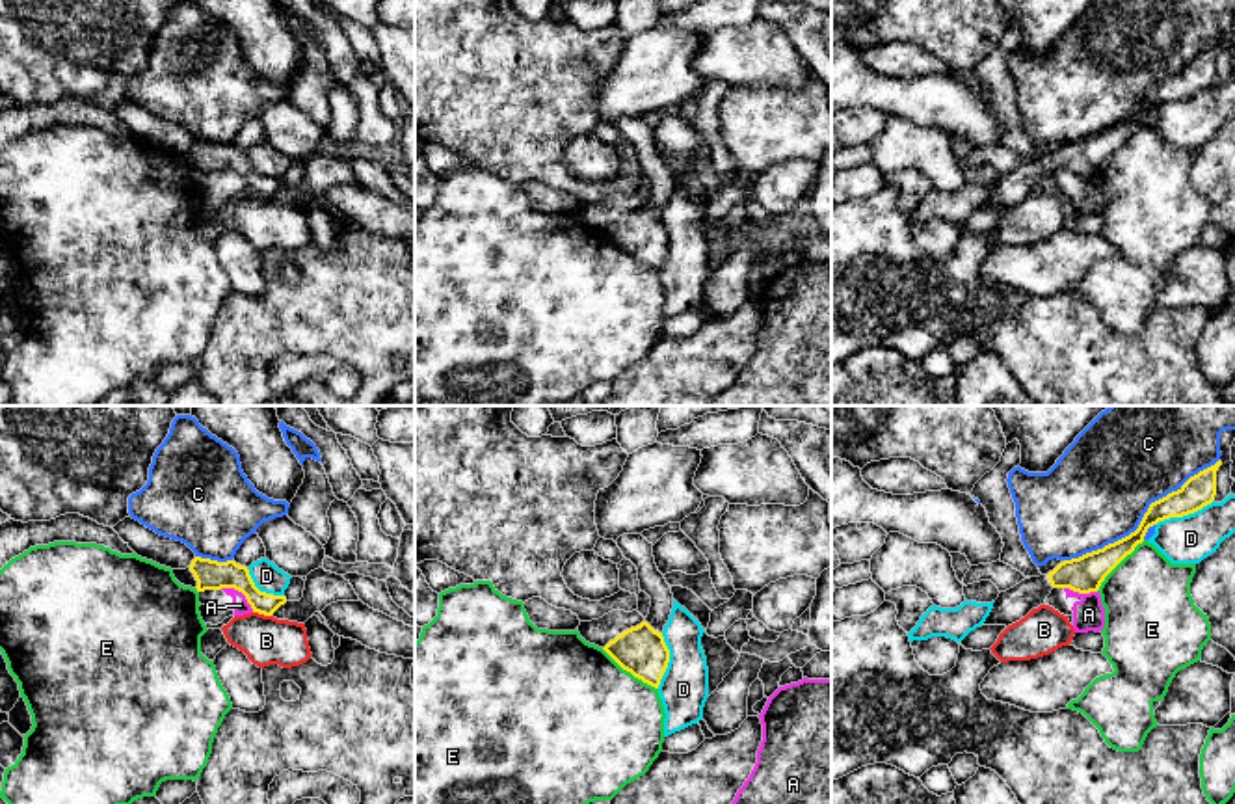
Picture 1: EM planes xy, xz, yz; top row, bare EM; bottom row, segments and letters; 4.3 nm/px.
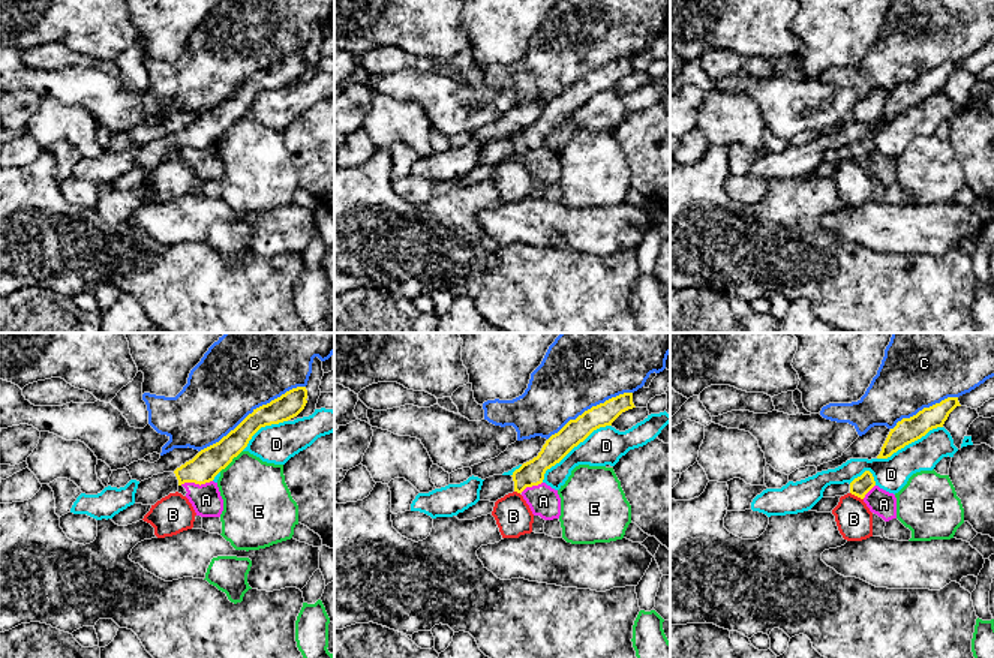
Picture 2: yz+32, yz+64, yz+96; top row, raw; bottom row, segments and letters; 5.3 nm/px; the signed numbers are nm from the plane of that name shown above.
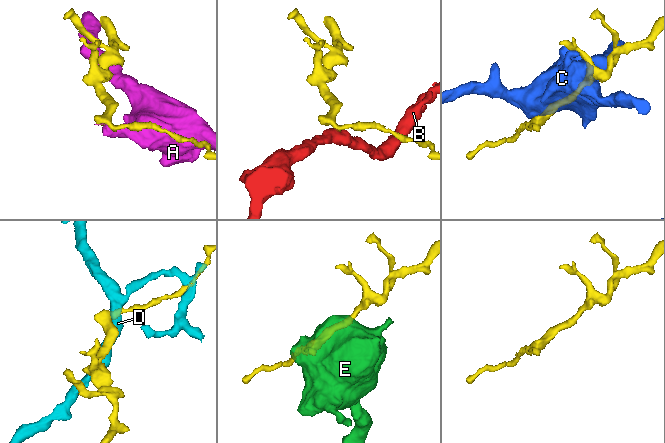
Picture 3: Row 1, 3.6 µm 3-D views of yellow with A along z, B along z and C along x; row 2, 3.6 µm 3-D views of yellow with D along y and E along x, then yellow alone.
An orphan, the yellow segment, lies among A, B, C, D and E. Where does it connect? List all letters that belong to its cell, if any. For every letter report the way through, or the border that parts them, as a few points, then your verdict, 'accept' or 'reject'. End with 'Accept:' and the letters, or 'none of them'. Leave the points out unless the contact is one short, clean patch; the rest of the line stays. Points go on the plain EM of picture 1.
A: reject
B: border xy (253, 194), (270, 200); reject
C: reject
D: reject
E: border xz (601, 231), (624, 252), (657, 272); reject
Accept: none of them

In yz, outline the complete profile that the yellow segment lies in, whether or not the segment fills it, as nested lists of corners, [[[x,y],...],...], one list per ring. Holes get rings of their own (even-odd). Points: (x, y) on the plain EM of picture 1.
[[[1218,43],[1215,48],[1190,60],[1177,74],[1151,86],[1138,112],[1129,119],[1079,141],[1064,143],[1047,158],[1025,162],[1014,171],[1001,175],[982,208],[1008,210],[1019,205],[1032,192],[1045,188],[1053,171],[1069,171],[1079,177],[1097,175],[1105,160],[1144,125],[1149,110],[1170,100],[1194,97],[1215,84],[1220,48],[1222,45]]]

